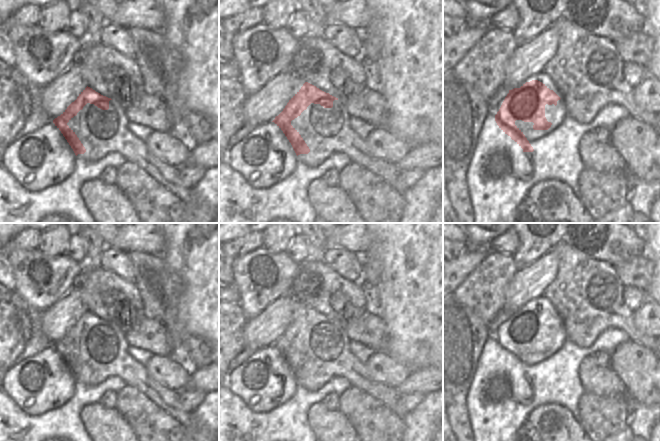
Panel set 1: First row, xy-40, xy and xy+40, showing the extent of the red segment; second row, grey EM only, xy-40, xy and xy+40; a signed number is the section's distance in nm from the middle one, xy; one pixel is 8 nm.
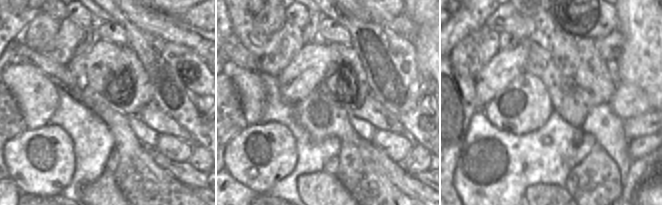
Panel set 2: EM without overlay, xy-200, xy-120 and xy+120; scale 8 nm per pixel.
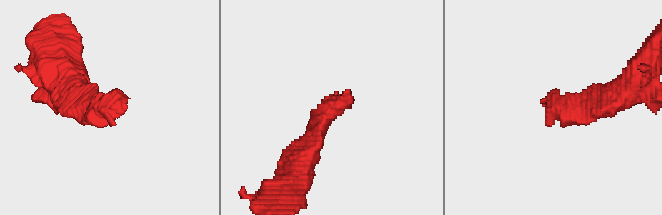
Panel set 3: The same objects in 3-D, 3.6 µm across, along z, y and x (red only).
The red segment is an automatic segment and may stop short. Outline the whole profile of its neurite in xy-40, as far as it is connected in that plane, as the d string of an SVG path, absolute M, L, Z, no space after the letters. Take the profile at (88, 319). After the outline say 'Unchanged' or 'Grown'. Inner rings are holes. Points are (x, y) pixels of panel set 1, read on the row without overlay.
M87 310L60 340L11 367L1 388L30 416L60 408L75 393L77 379L86 376L67 347L87 327L108 334L110 324Z. Grown.

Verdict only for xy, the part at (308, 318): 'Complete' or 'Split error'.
Split error.

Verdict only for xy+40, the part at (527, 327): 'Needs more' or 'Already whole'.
Needs more.

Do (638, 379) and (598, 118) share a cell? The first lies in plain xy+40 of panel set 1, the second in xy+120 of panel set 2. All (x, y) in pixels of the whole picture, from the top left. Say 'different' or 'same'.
same

